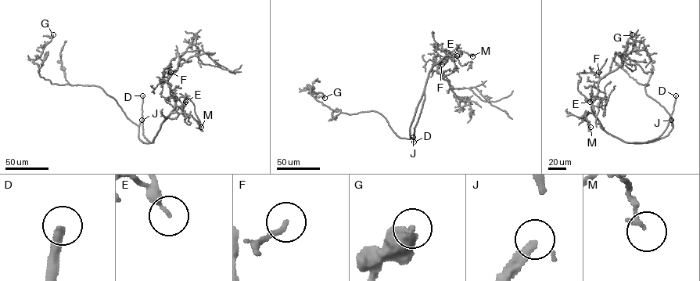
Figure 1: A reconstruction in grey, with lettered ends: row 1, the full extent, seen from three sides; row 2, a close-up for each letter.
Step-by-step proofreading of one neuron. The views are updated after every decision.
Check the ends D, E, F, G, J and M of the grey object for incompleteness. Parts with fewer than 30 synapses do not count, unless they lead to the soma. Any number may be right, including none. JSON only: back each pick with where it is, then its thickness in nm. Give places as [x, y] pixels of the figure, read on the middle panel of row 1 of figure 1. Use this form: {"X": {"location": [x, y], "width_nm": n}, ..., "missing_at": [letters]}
{"D": {"location": [414, 142], "width_nm": 340}, "G": {"location": [324, 98], "width_nm": 550}, "J": {"location": [413, 137], "width_nm": 280}, "missing_at": ["D", "G", "J"]}

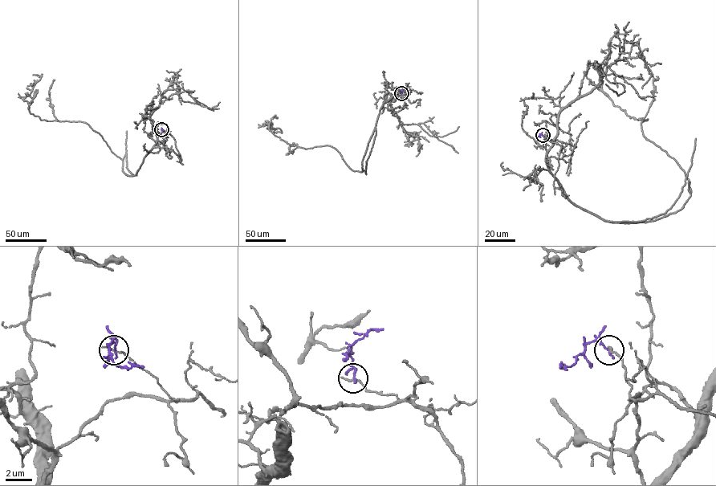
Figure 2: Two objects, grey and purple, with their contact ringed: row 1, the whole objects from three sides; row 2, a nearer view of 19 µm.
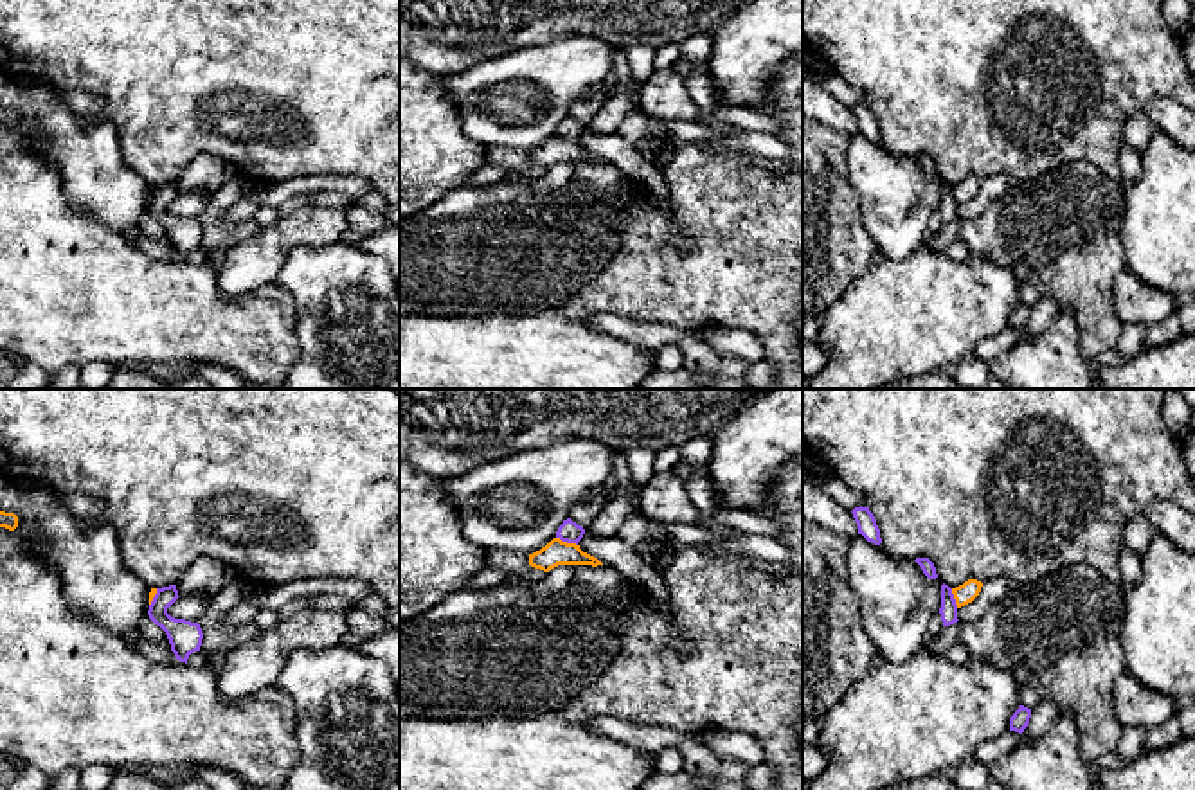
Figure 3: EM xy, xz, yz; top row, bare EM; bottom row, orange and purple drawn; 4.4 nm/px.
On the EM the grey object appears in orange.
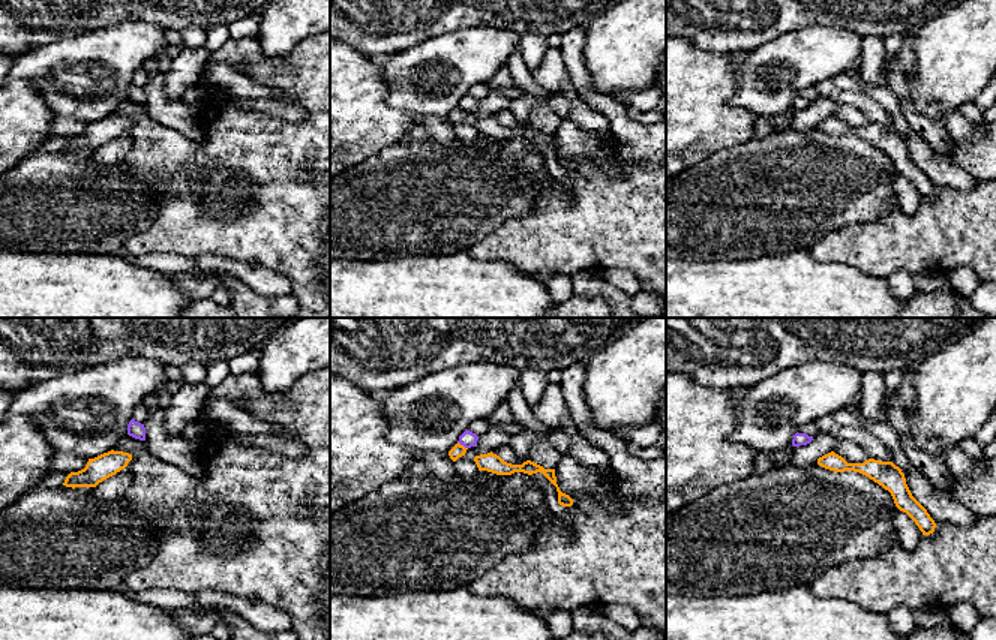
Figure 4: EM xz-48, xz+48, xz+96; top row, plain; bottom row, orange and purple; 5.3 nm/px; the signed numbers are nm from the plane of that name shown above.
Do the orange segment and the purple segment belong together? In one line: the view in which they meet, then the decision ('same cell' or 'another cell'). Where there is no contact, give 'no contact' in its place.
xz | another cell

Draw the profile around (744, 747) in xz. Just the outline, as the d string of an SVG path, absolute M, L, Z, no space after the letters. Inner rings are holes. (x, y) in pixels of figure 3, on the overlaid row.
M705 729L693 736L722 758L738 759L750 767L765 763L761 743L747 732Z

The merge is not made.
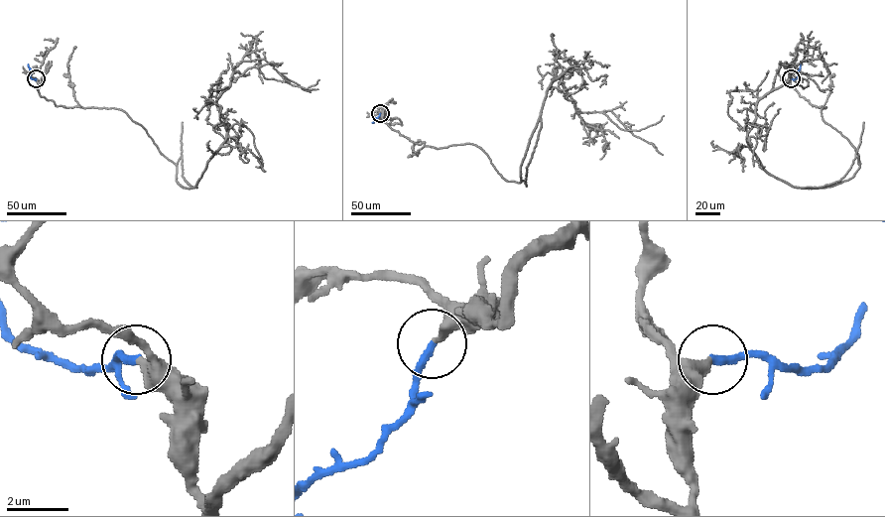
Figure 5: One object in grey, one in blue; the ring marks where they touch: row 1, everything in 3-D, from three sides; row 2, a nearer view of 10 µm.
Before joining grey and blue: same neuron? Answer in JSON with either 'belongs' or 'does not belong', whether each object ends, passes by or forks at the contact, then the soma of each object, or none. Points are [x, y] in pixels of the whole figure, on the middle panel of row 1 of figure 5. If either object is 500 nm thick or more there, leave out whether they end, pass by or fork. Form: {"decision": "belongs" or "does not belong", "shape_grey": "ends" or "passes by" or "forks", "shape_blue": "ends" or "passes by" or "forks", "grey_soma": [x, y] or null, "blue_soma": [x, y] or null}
{"decision": "belongs", "shape_grey": "ends", "shape_blue": "ends", "grey_soma": null, "blue_soma": null}

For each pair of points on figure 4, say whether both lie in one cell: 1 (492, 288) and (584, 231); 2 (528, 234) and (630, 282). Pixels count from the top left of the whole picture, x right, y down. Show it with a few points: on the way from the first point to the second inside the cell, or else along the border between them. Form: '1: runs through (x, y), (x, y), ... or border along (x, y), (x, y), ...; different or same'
1: border along (519, 269), (525, 273); different
2: border along (591, 270), (627, 269), (636, 278); different

